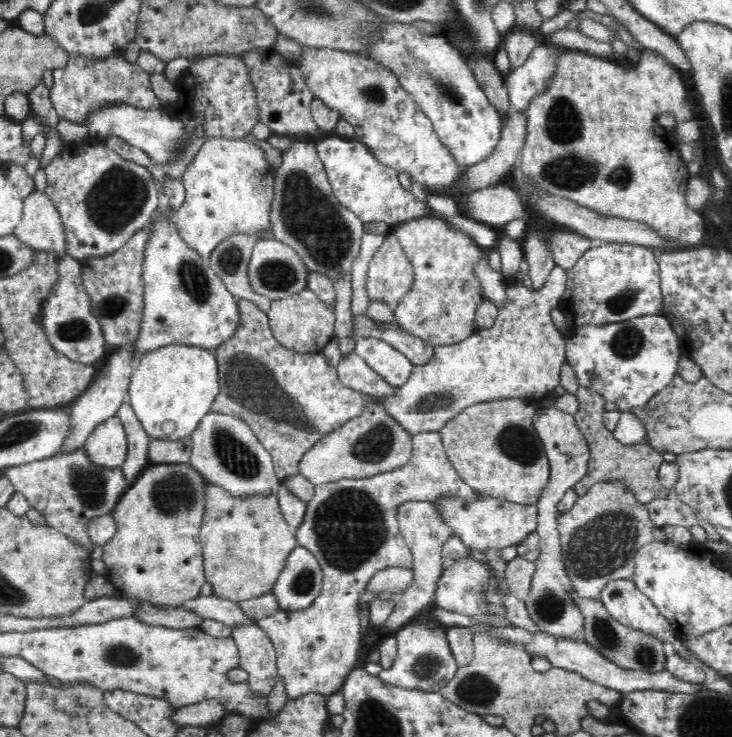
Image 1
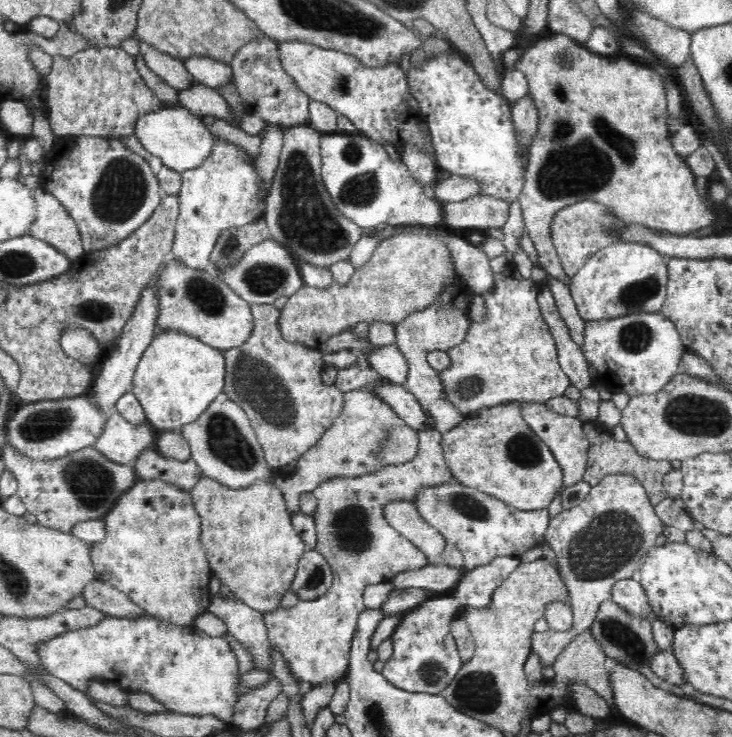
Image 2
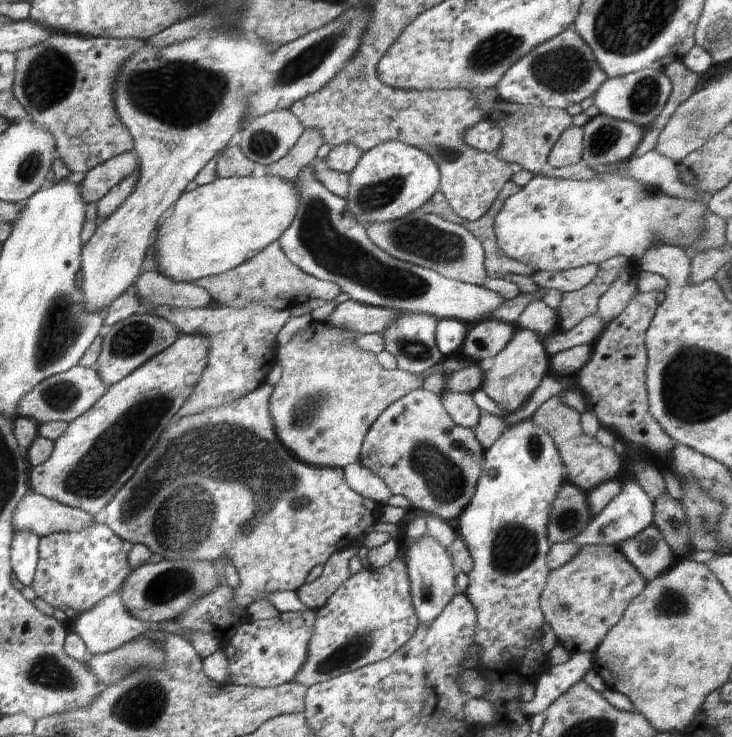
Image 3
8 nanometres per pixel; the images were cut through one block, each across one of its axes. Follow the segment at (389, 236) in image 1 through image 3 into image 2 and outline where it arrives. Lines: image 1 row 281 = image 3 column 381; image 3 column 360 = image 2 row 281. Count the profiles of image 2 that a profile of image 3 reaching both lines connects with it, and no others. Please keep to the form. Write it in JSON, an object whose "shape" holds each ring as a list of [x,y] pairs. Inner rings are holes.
{"shape":[[[412,225],[402,226],[399,233],[384,239],[376,246],[370,260],[354,270],[354,276],[346,284],[333,281],[326,288],[311,287],[306,284],[297,290],[281,308],[278,324],[282,338],[288,342],[296,342],[312,349],[318,349],[328,338],[353,327],[357,322],[388,322],[394,325],[403,321],[410,313],[430,306],[436,297],[456,278],[455,263],[451,257],[449,246],[437,236],[436,227],[418,227],[407,230]]]}

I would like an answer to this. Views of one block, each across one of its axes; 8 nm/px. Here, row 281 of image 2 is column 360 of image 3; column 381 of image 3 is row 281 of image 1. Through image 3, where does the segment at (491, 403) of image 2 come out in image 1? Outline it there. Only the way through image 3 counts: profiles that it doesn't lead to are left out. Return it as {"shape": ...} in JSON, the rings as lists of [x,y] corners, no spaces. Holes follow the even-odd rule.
{"shape":[[[559,266],[554,267],[551,270],[548,278],[546,278],[546,284],[544,284],[544,286],[542,286],[542,288],[537,291],[534,289],[530,290],[530,288],[522,285],[522,282],[520,282],[519,285],[507,285],[510,284],[510,281],[513,281],[514,279],[515,278],[513,278],[513,276],[508,276],[505,278],[507,299],[506,302],[500,308],[498,308],[498,315],[495,319],[495,323],[490,328],[478,328],[468,338],[462,340],[462,342],[457,342],[453,345],[434,347],[434,356],[432,356],[432,360],[430,360],[428,364],[415,365],[408,380],[406,380],[402,386],[394,387],[395,394],[389,396],[388,399],[374,399],[374,396],[368,396],[366,394],[346,388],[339,379],[337,367],[330,366],[328,364],[328,359],[323,352],[316,354],[304,354],[286,348],[284,345],[282,345],[282,343],[278,342],[276,338],[274,338],[272,329],[270,328],[268,322],[267,313],[262,311],[262,309],[260,309],[256,303],[246,299],[239,299],[238,311],[240,311],[240,316],[238,317],[240,317],[240,324],[238,324],[238,328],[236,328],[236,332],[234,332],[234,336],[232,336],[230,340],[226,340],[224,344],[220,344],[220,346],[216,346],[215,348],[214,355],[216,355],[216,360],[218,361],[220,393],[213,403],[211,411],[220,412],[221,414],[226,414],[228,416],[234,416],[235,418],[240,418],[245,424],[248,424],[250,429],[255,433],[255,436],[260,439],[260,443],[264,445],[265,450],[271,454],[276,476],[282,481],[286,477],[299,474],[299,464],[301,459],[304,457],[304,454],[308,452],[307,450],[310,450],[318,441],[330,434],[330,432],[338,430],[338,428],[346,424],[348,420],[352,420],[352,418],[360,416],[360,413],[364,412],[364,408],[366,408],[368,404],[378,404],[379,406],[384,406],[384,409],[387,411],[387,413],[391,414],[391,416],[400,424],[400,426],[402,426],[402,429],[406,430],[411,436],[416,436],[416,434],[420,434],[422,432],[439,432],[450,420],[452,420],[452,418],[455,418],[457,414],[462,413],[467,407],[470,407],[474,404],[488,401],[498,401],[508,398],[518,398],[525,400],[527,398],[538,399],[541,398],[541,396],[547,396],[548,394],[553,393],[556,386],[560,384],[561,366],[565,361],[565,339],[561,332],[556,328],[554,323],[552,323],[550,310],[552,310],[552,308],[559,308],[560,300],[562,300],[564,292],[566,292],[567,271],[560,268]]]}

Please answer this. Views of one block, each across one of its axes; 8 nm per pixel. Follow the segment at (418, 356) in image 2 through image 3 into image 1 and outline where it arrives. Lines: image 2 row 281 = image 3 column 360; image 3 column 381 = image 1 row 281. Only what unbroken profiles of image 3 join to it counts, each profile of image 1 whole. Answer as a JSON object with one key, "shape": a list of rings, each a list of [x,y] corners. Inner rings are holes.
{"shape":[[[433,216],[406,220],[388,229],[402,243],[408,259],[414,267],[414,286],[394,309],[394,318],[397,325],[408,334],[421,338],[433,347],[453,345],[462,342],[478,329],[474,315],[478,305],[486,298],[480,281],[476,278],[473,266],[486,253],[467,234],[456,230],[449,222]]]}

